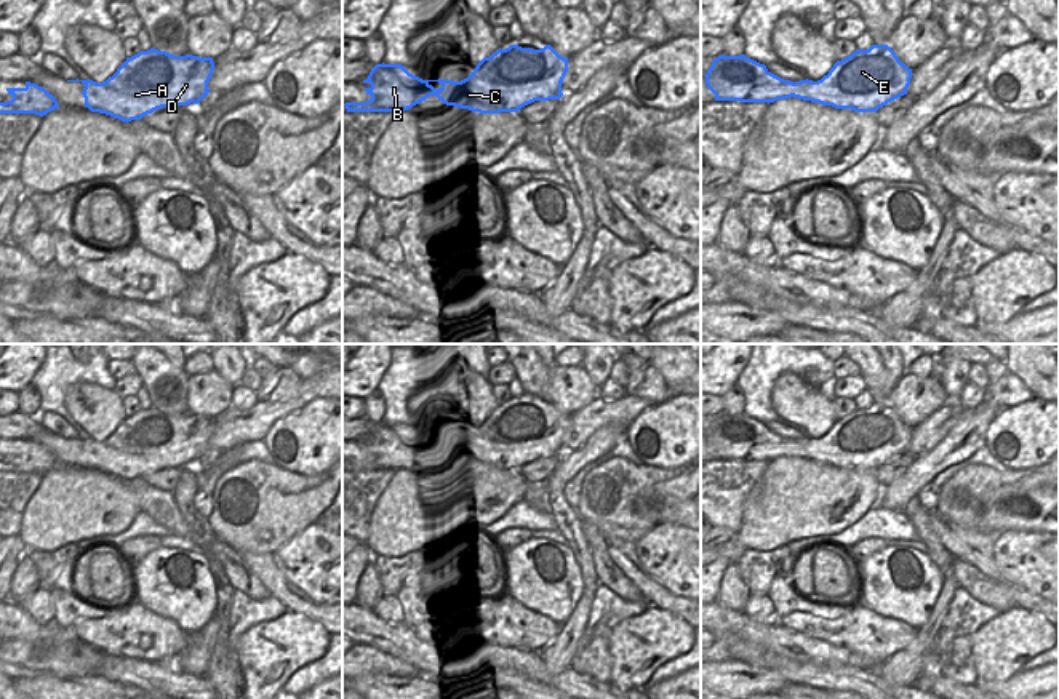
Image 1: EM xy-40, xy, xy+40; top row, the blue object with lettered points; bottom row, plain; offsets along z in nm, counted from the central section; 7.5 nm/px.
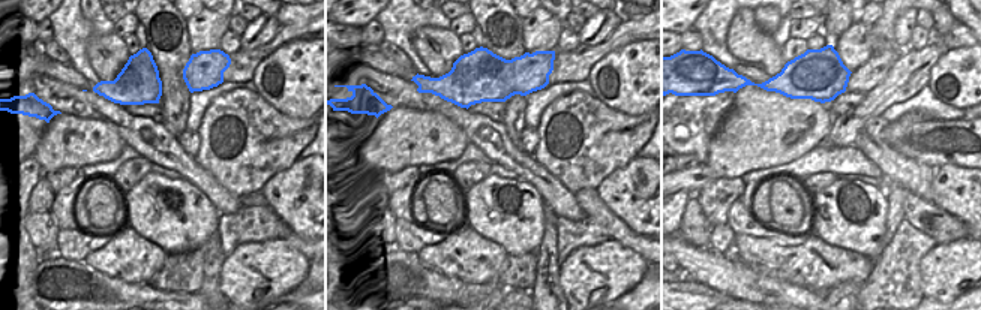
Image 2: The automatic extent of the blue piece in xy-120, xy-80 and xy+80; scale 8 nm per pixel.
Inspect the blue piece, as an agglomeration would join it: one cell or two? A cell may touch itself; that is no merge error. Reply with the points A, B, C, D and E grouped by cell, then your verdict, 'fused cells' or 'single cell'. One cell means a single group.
A B C D E; single cell

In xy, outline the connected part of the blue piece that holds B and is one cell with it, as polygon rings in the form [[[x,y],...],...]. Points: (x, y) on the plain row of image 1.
[[[510,403],[483,416],[474,430],[461,438],[422,438],[410,432],[402,422],[376,422],[363,441],[371,454],[365,461],[346,461],[347,470],[405,470],[413,464],[437,454],[443,462],[480,472],[518,470],[534,459],[560,457],[561,440],[568,430],[568,416],[560,414],[550,403],[541,408]]]

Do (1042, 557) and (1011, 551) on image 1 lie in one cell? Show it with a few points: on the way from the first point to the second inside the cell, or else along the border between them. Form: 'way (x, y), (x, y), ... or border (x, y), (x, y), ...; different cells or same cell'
way (1034, 555), (1019, 554); same cell

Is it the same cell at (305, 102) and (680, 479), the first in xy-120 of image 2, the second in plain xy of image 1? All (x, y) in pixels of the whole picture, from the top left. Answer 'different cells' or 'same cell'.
different cells

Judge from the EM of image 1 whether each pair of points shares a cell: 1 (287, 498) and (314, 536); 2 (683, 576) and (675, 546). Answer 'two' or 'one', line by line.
1: two
2: one

